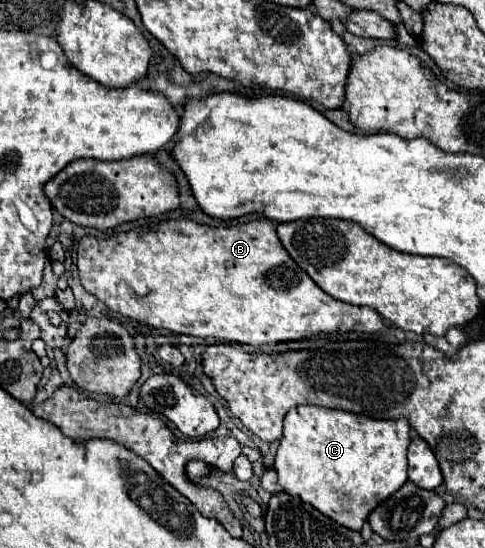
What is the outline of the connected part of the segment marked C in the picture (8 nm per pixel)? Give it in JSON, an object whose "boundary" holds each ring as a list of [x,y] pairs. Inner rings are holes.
{"boundary":[[[296,406],[284,418],[284,434],[276,452],[274,470],[278,484],[290,496],[300,496],[306,504],[316,506],[318,512],[336,524],[360,532],[368,522],[370,512],[386,502],[408,480],[406,476],[406,448],[412,440],[406,418],[374,420],[344,410],[328,410],[318,406]]]}

